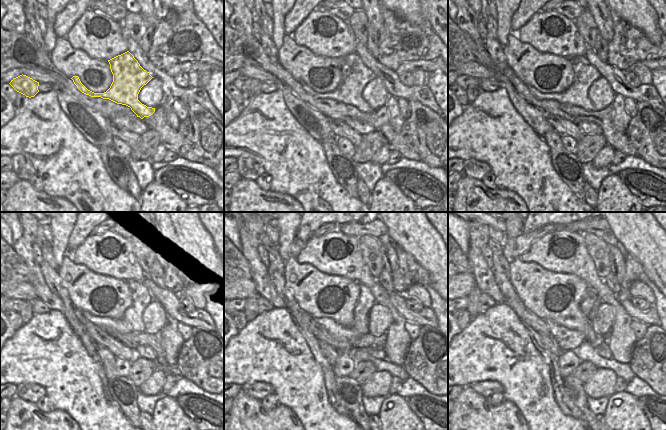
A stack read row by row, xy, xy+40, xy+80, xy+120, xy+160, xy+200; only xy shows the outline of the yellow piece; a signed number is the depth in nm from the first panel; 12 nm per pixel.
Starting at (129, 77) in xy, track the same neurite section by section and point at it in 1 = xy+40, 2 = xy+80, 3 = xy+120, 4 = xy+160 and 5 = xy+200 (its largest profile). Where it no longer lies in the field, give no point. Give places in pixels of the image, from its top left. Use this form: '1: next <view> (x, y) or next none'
1: next xy+40 (355, 75)
2: next xy+80 (585, 74)
3: next xy+120 (131, 321)
4: next xy+160 (366, 300)
5: next xy+200 (587, 303)

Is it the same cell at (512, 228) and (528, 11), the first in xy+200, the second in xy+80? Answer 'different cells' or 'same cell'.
different cells

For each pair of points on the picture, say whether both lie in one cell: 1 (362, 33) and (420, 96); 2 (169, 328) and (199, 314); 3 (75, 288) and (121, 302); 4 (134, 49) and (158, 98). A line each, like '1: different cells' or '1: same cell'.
1: different cells
2: different cells
3: same cell
4: different cells

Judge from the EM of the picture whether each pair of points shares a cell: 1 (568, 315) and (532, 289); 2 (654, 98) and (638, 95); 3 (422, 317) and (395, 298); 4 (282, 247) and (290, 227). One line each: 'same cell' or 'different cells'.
1: same cell
2: same cell
3: same cell
4: same cell

